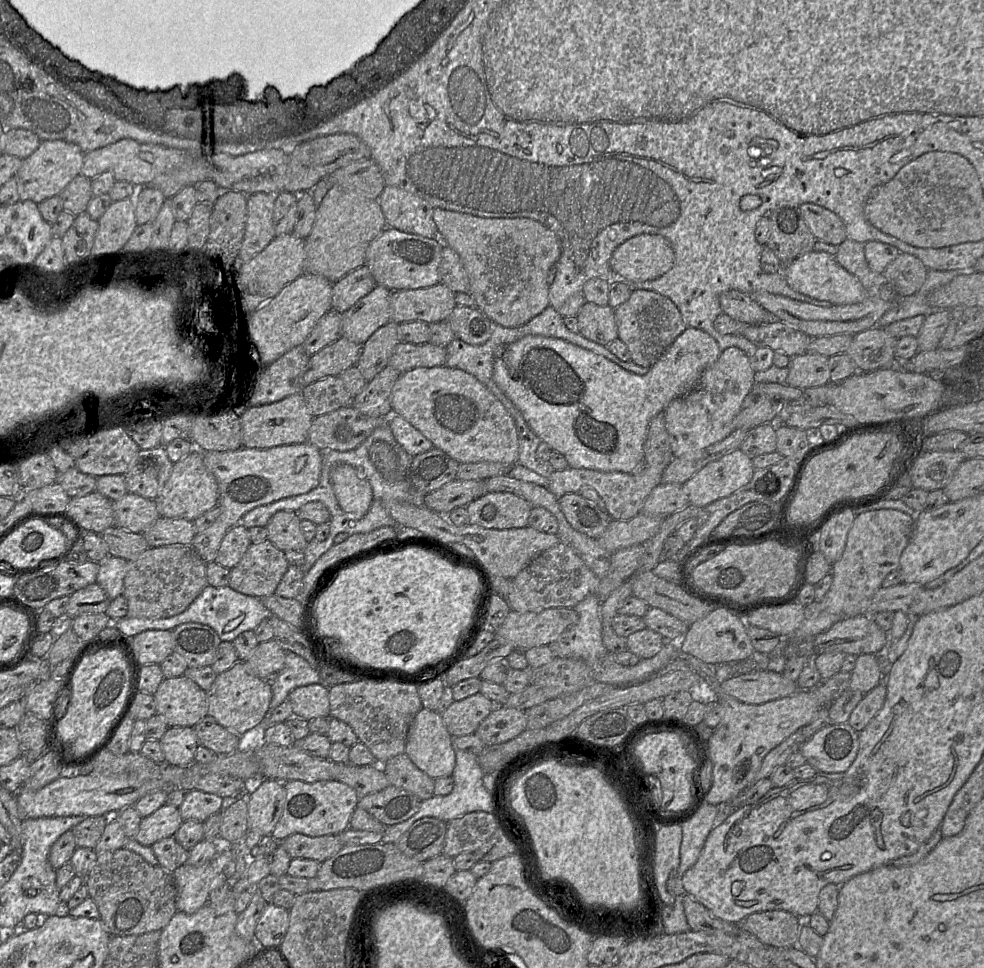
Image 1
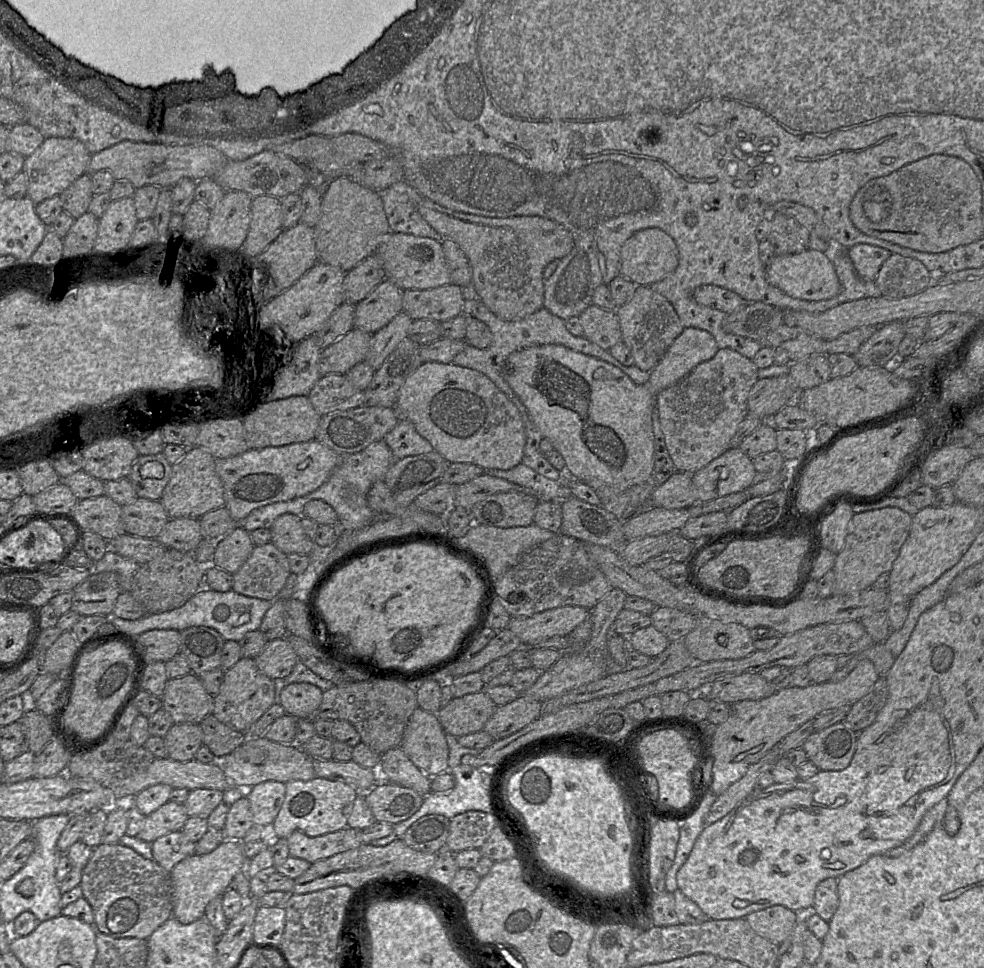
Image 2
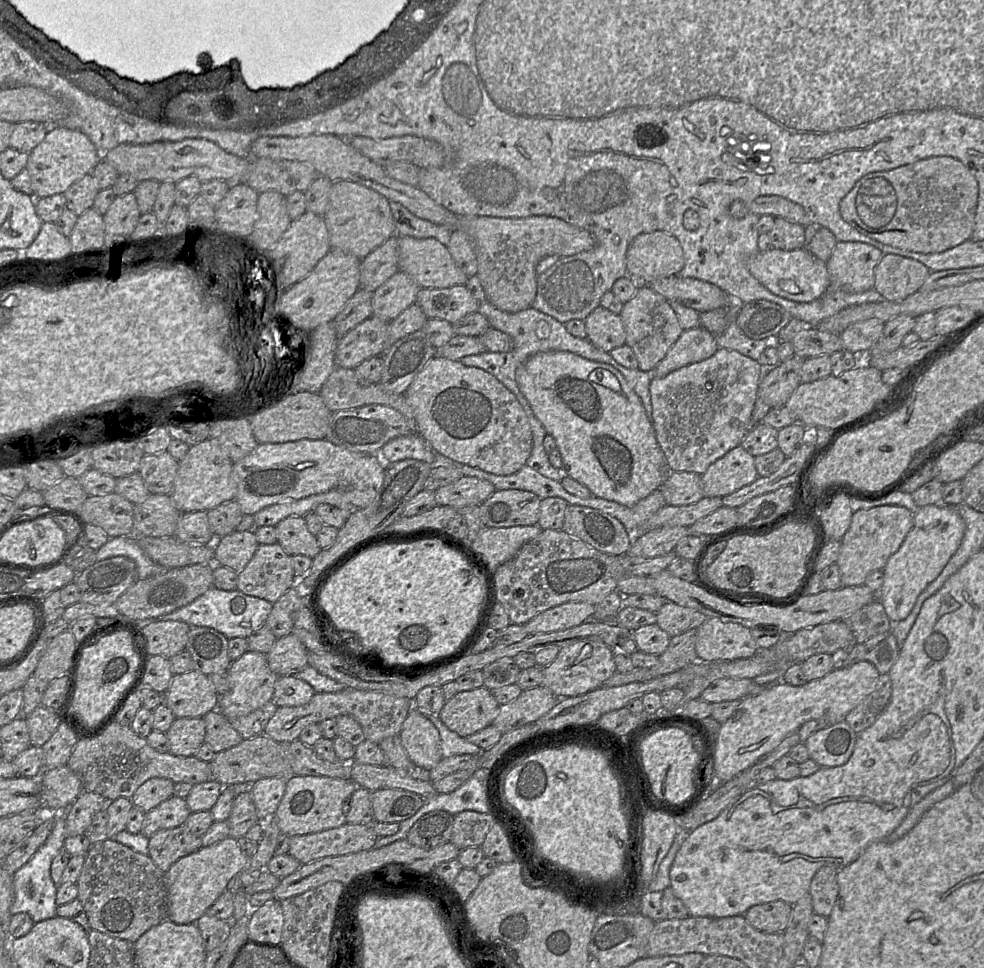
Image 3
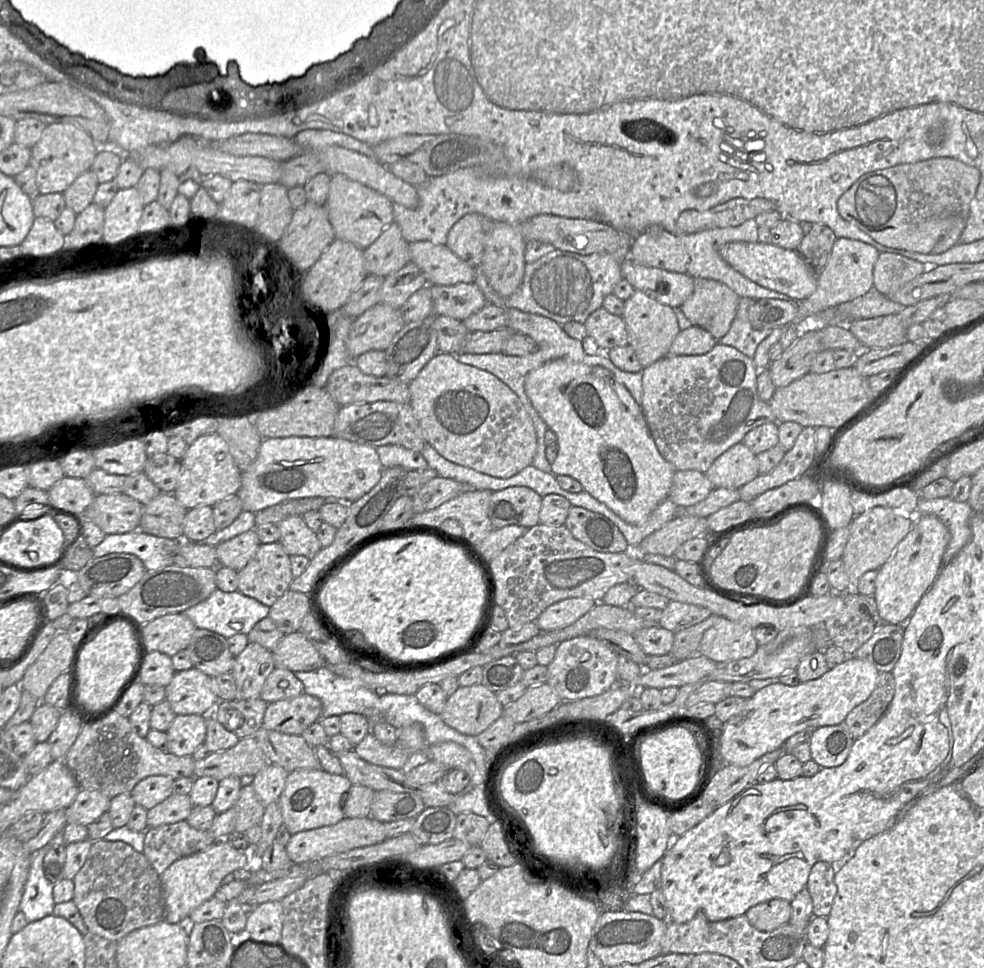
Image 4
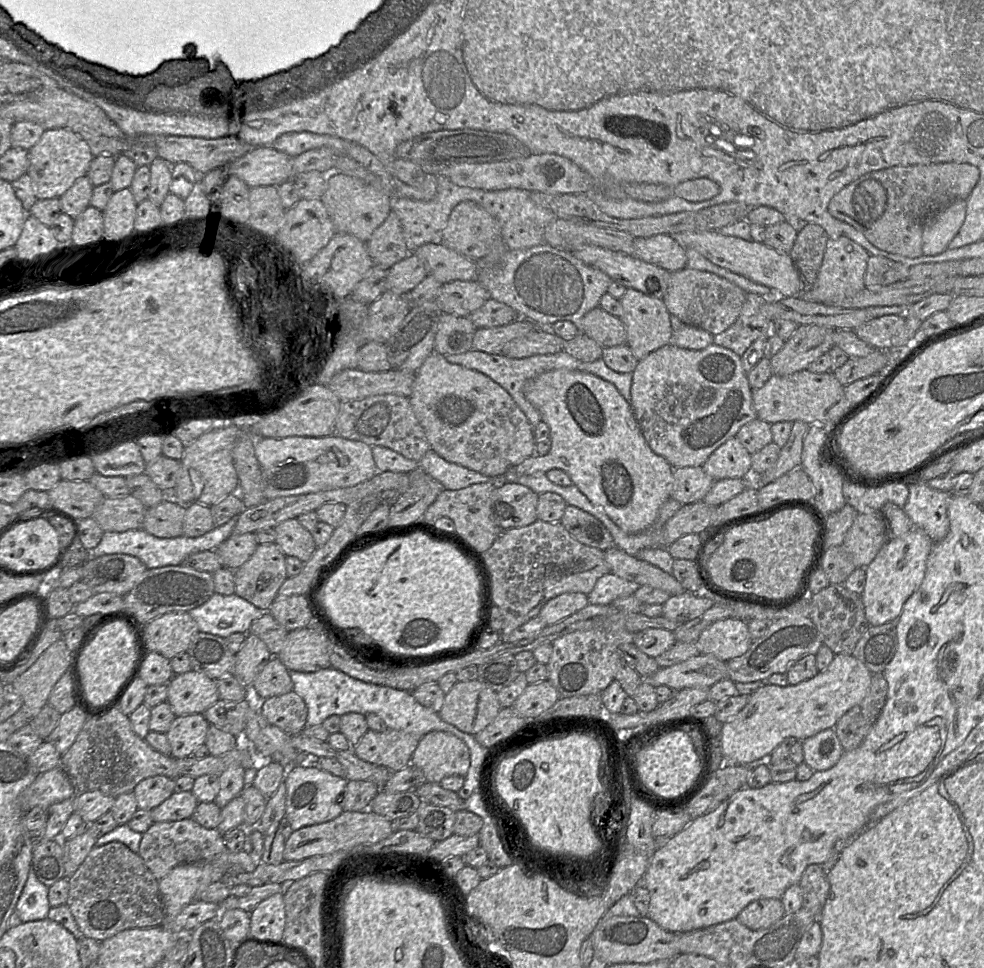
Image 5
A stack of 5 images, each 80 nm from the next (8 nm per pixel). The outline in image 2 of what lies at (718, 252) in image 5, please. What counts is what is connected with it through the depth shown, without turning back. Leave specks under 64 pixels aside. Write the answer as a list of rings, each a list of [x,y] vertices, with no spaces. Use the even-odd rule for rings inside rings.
[[[806,249],[792,255],[776,255],[766,266],[766,277],[774,287],[786,295],[807,301],[820,301],[837,296],[841,285],[832,262],[832,250],[821,252]]]

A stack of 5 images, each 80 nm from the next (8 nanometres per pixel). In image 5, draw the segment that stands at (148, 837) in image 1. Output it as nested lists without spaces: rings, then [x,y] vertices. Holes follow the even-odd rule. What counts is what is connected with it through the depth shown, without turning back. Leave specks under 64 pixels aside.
[[[192,791],[174,792],[151,810],[153,822],[179,821],[191,818],[197,804],[198,800]]]

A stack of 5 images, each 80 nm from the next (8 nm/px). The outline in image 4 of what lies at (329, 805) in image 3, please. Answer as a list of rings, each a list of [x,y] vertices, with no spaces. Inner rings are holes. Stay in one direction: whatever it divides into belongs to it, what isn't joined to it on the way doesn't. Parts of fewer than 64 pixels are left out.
[[[321,768],[289,772],[284,790],[279,797],[283,823],[292,835],[338,823],[345,817],[340,804],[341,797],[351,786],[352,783],[344,774],[330,774]]]

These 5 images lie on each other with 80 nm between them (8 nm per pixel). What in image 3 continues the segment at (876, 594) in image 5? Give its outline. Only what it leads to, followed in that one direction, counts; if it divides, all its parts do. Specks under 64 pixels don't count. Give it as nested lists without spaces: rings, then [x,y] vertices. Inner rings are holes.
[[[931,504],[919,507],[914,524],[900,548],[889,557],[883,569],[883,584],[877,600],[893,623],[904,620],[918,596],[934,581],[959,548],[965,533],[965,522],[955,507]]]

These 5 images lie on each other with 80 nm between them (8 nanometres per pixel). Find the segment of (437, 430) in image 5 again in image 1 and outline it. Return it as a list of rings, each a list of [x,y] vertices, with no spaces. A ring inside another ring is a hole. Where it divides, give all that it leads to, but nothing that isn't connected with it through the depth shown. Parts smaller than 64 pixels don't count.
[[[436,366],[418,367],[404,372],[392,389],[392,413],[402,416],[430,440],[435,448],[459,463],[518,463],[519,439],[514,419],[485,385],[461,369]]]

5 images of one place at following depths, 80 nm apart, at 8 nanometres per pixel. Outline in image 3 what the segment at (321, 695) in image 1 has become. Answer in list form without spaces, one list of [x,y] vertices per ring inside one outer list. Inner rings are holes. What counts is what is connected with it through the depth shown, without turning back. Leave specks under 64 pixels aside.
[[[278,676],[272,701],[278,706],[302,706],[307,704],[316,694],[313,687],[296,677]]]

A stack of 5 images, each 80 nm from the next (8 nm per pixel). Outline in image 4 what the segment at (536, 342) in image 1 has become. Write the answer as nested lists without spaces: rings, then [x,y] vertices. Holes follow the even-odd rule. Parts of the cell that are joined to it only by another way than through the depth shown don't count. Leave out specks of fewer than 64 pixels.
[[[690,326],[680,330],[675,337],[667,356],[702,355],[708,353],[718,343],[704,328]],[[563,358],[555,359],[545,362],[526,375],[524,380],[524,391],[532,407],[546,424],[547,428],[552,430],[556,435],[558,453],[555,461],[551,464],[552,474],[555,476],[568,475],[576,479],[583,486],[583,491],[586,491],[593,498],[605,504],[625,522],[633,525],[643,524],[651,512],[668,497],[676,470],[672,464],[666,461],[660,454],[649,430],[641,406],[635,401],[628,389],[616,379],[615,375],[610,370],[601,366],[589,366]]]

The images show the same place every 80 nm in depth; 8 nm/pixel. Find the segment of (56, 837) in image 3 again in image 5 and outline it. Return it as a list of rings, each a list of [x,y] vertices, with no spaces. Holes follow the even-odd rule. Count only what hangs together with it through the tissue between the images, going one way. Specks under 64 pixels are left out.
[[[30,868],[27,881],[15,907],[23,923],[47,918],[50,909],[48,890],[49,887],[41,883]]]

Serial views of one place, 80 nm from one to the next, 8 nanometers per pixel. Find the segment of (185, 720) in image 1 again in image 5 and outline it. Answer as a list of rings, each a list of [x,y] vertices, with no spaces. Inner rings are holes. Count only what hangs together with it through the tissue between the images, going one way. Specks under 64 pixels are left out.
[[[196,670],[174,675],[167,685],[167,702],[176,717],[204,714],[220,699],[217,680]]]

